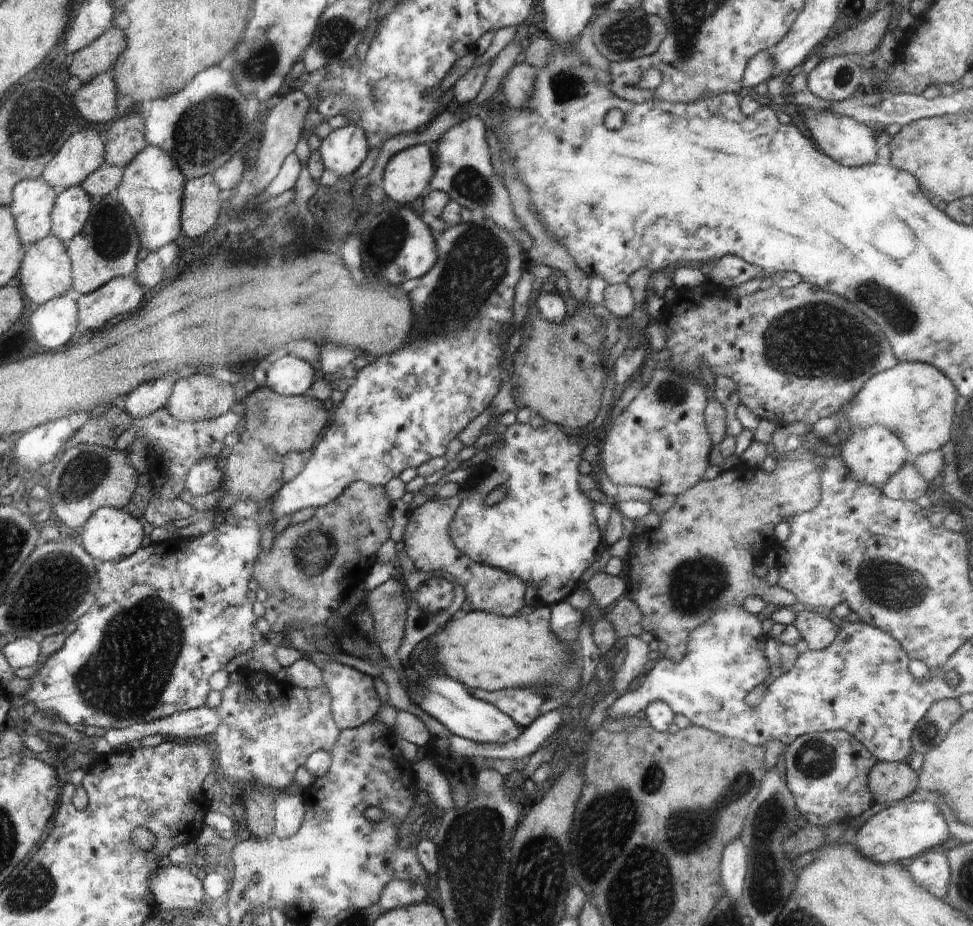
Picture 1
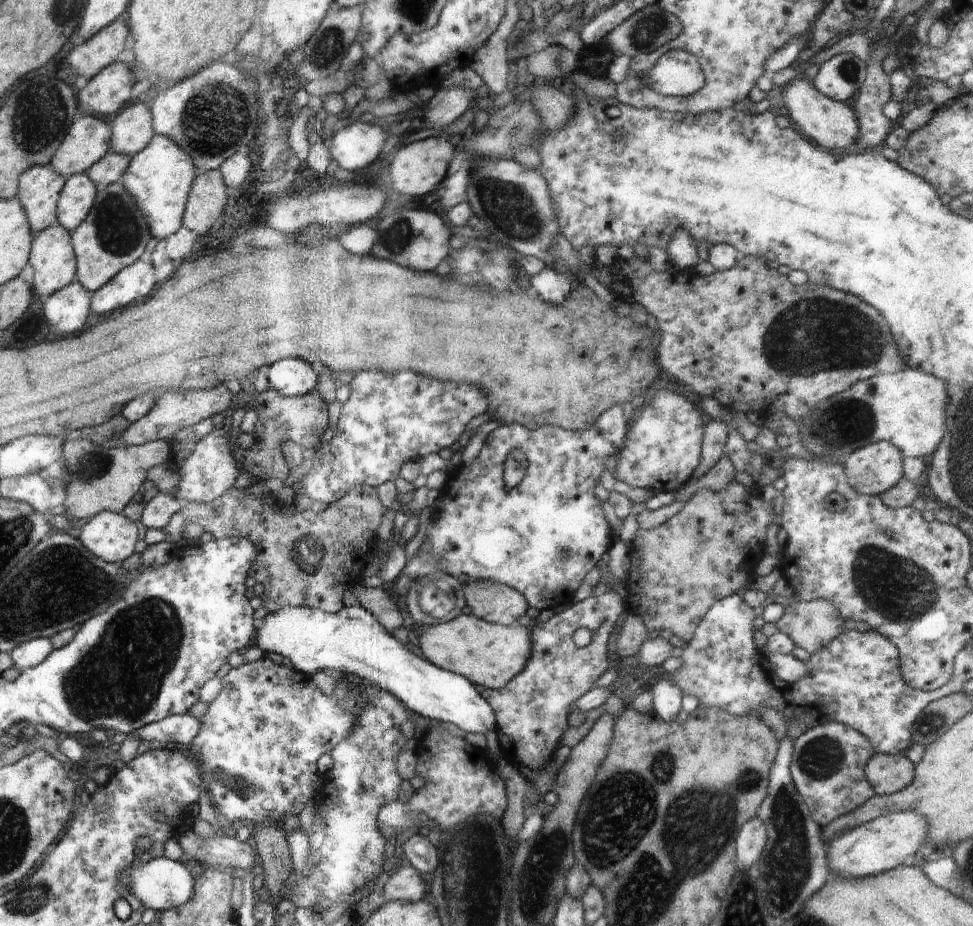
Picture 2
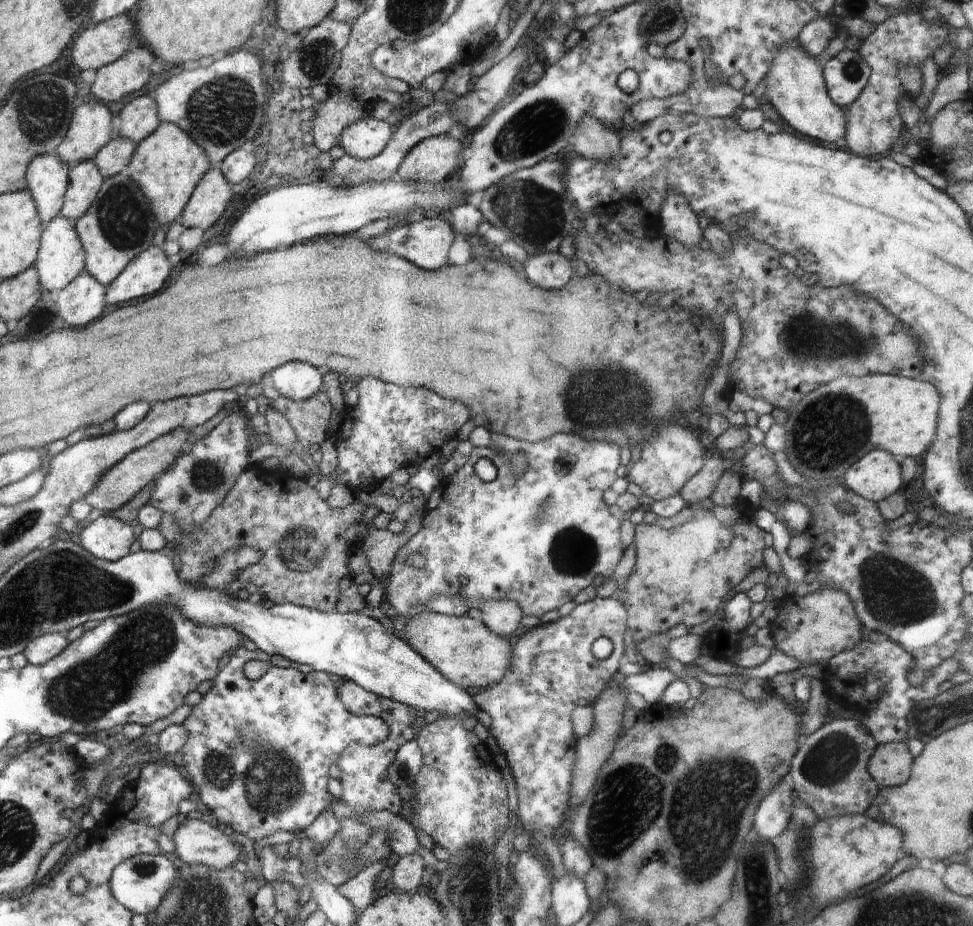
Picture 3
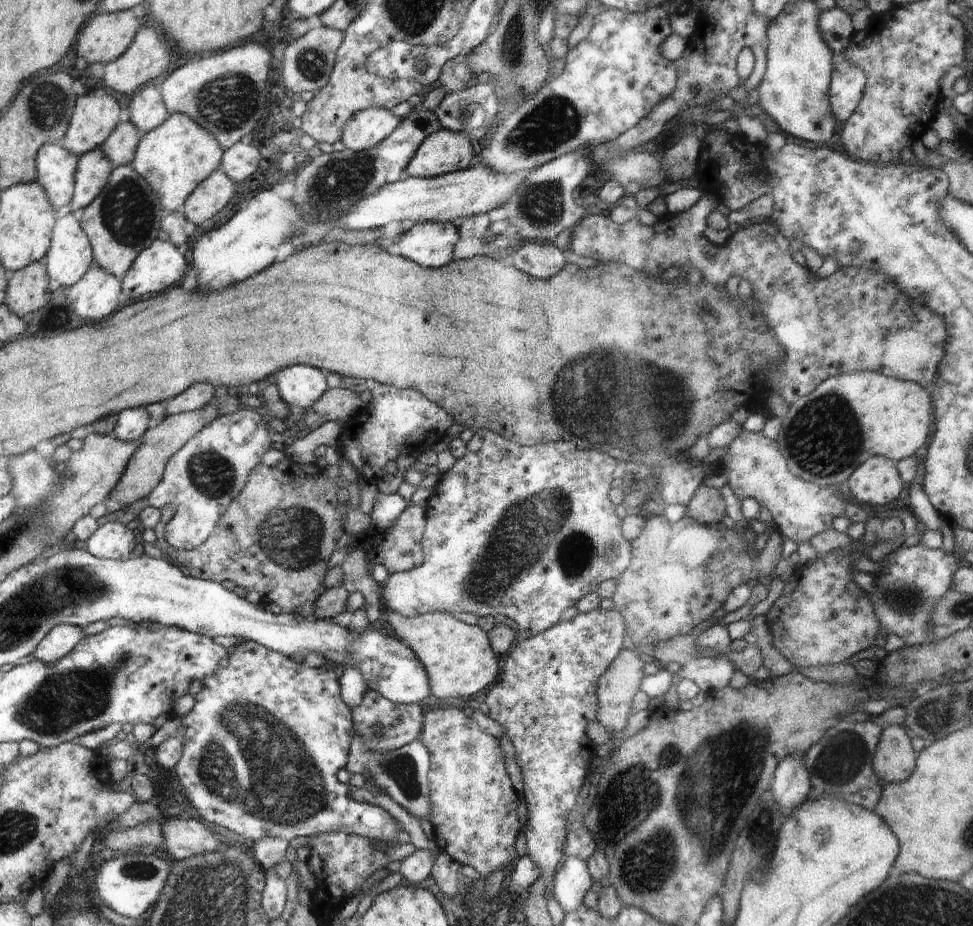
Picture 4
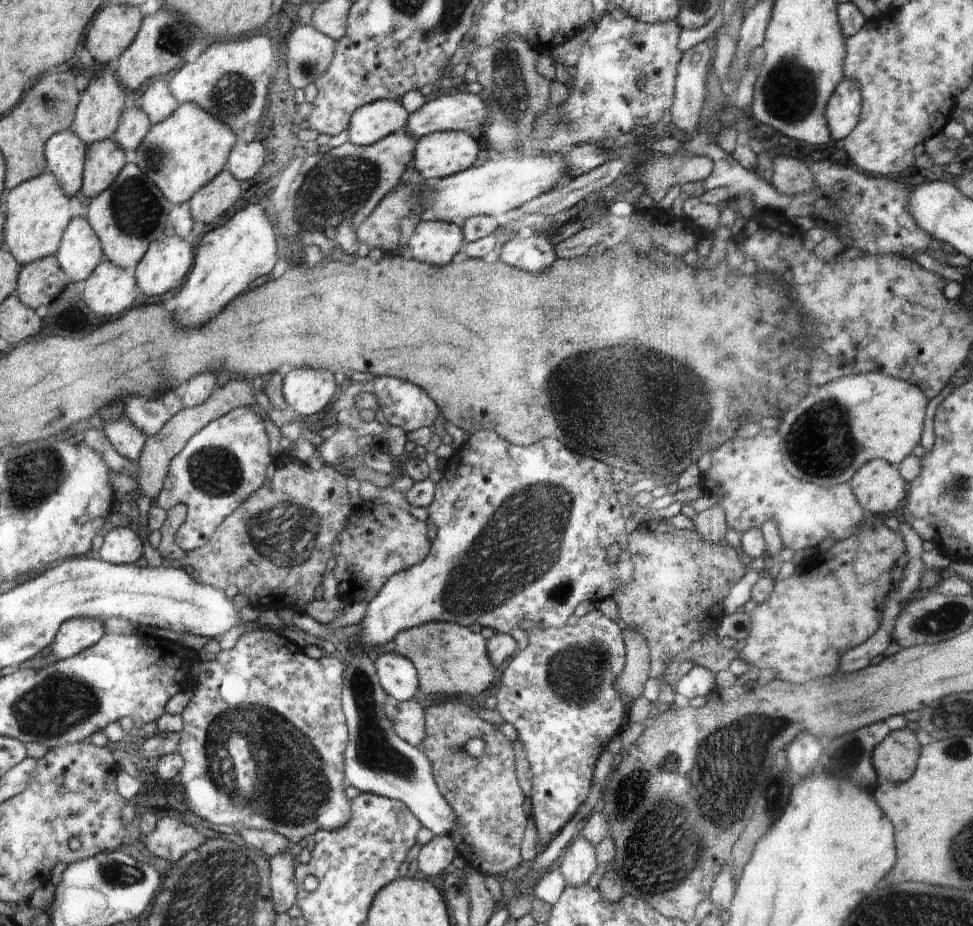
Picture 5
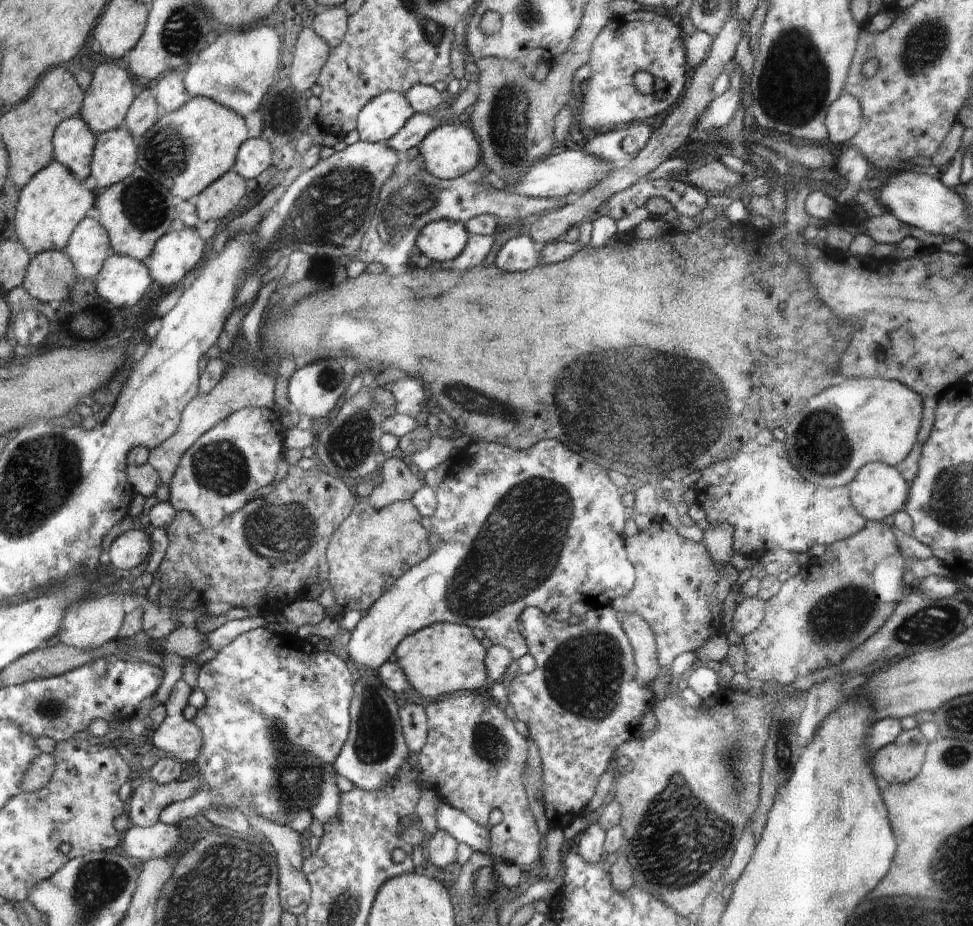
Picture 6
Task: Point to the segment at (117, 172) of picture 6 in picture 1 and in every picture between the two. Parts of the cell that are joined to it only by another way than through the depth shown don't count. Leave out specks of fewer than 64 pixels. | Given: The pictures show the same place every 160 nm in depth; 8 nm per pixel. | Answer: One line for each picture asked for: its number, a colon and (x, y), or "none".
1: (72, 208)
2: (77, 199)
3: (86, 179)
4: (94, 167)
5: (105, 159)

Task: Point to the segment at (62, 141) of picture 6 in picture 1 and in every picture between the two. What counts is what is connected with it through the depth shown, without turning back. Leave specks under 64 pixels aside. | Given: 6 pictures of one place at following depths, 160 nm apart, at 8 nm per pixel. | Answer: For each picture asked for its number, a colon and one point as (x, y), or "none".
1: (33, 198)
2: (39, 187)
3: (47, 176)
4: (56, 165)
5: (65, 152)

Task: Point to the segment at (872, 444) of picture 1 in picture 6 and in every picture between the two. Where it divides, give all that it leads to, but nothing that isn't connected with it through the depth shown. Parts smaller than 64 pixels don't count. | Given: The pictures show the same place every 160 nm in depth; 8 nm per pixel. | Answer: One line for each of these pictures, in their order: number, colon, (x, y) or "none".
2: (878, 467)
3: (877, 475)
4: (876, 481)
5: (878, 486)
6: (878, 490)

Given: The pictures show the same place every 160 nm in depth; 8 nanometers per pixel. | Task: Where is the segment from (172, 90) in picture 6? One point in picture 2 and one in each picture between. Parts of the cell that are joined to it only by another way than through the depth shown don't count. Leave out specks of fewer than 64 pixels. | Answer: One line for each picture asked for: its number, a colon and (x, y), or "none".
2: (132, 129)
3: (139, 119)
4: (147, 111)
5: (158, 102)

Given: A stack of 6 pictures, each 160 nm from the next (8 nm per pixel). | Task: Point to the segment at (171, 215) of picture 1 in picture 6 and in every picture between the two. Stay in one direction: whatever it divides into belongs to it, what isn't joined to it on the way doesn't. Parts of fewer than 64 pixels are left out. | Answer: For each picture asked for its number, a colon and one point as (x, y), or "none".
2: (160, 177)
3: (168, 165)
4: (175, 157)
5: (183, 153)
6: (191, 148)

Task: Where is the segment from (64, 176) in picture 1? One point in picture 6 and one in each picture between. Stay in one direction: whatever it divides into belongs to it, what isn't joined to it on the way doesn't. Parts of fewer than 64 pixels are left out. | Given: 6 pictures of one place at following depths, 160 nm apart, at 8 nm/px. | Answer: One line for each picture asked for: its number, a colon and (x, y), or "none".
2: (89, 140)
3: (90, 131)
4: (95, 115)
5: (102, 105)
6: (109, 96)

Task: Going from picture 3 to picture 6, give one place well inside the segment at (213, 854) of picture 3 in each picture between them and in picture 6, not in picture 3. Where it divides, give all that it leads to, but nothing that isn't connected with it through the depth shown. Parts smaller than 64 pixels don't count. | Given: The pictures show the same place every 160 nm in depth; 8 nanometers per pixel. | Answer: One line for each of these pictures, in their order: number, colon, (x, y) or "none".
4: (183, 838)
5: (171, 839)
6: (140, 844)

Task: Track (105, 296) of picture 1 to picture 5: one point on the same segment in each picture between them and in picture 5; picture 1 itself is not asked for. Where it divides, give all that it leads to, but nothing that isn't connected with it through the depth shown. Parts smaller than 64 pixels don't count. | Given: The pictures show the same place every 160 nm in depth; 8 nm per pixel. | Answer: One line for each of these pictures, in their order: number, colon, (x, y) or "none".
2: (136, 281)
3: (145, 274)
4: (159, 266)
5: (166, 261)

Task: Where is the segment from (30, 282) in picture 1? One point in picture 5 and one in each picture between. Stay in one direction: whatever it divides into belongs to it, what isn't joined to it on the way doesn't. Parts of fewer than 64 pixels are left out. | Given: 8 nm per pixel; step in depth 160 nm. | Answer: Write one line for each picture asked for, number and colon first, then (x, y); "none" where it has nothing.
2: (52, 257)
3: (61, 257)
4: (70, 256)
5: (80, 252)

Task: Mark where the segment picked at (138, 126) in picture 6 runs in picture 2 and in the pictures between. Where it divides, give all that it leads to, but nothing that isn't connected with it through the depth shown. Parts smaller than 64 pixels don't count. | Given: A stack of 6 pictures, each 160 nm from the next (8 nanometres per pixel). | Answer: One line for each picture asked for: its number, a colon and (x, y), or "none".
2: (110, 169)
3: (116, 155)
4: (121, 146)
5: (134, 125)

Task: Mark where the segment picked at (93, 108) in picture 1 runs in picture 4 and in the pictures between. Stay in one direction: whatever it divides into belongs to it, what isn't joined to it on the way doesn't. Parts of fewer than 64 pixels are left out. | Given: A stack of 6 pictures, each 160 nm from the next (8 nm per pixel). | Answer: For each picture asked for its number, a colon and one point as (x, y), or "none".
2: (107, 92)
3: (127, 75)
4: (148, 57)

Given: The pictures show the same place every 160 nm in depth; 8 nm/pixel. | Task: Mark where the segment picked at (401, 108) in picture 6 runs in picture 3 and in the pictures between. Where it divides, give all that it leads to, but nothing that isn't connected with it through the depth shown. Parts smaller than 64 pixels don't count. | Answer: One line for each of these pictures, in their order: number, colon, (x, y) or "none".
3: (366, 138)
4: (368, 128)
5: (374, 121)

